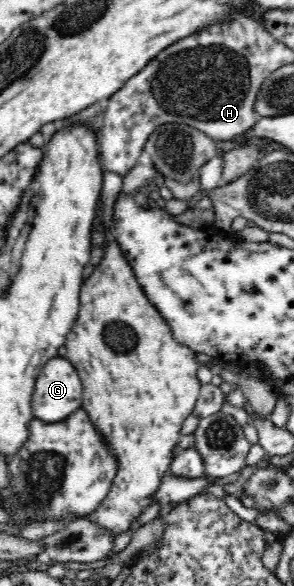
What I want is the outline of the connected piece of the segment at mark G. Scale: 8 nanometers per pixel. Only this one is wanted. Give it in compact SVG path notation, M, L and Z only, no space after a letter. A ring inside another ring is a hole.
M66 357L51 358L35 380L32 410L35 418L56 423L74 414L80 406L82 384Z

